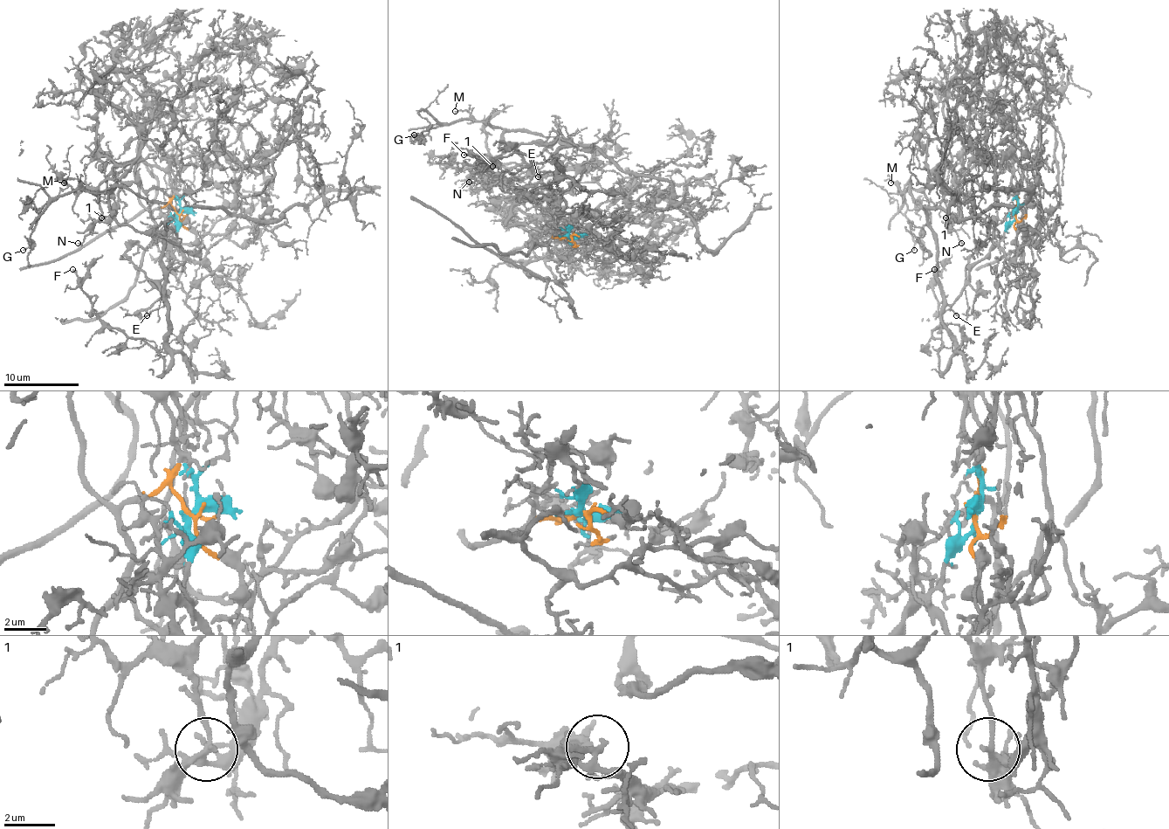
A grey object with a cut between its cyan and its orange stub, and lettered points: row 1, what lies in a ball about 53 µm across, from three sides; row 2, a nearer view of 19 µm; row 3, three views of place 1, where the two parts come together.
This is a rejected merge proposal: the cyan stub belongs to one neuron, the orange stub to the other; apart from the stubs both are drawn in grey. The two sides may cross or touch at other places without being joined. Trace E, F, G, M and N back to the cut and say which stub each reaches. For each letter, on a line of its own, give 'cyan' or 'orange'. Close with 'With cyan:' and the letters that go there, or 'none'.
E: cyan
F: cyan
G: cyan
M: cyan
N: cyan
With cyan: E, F, G, M, N

